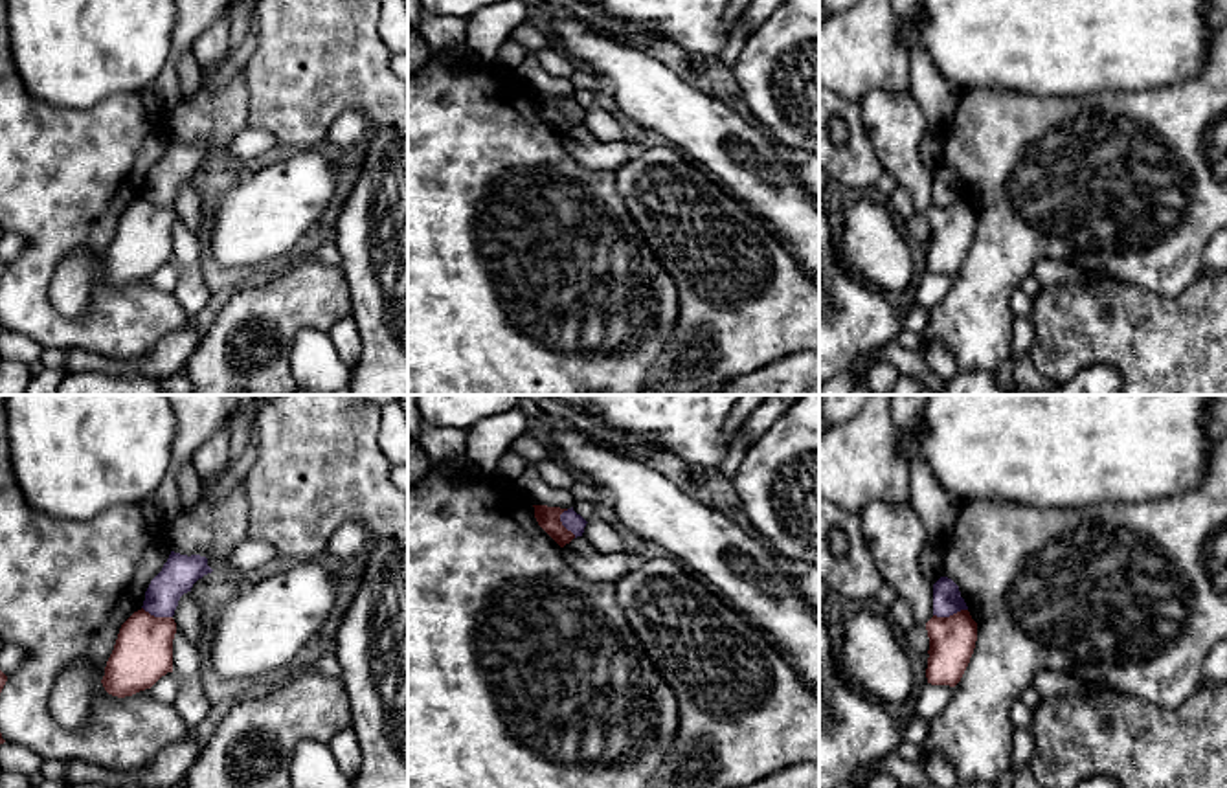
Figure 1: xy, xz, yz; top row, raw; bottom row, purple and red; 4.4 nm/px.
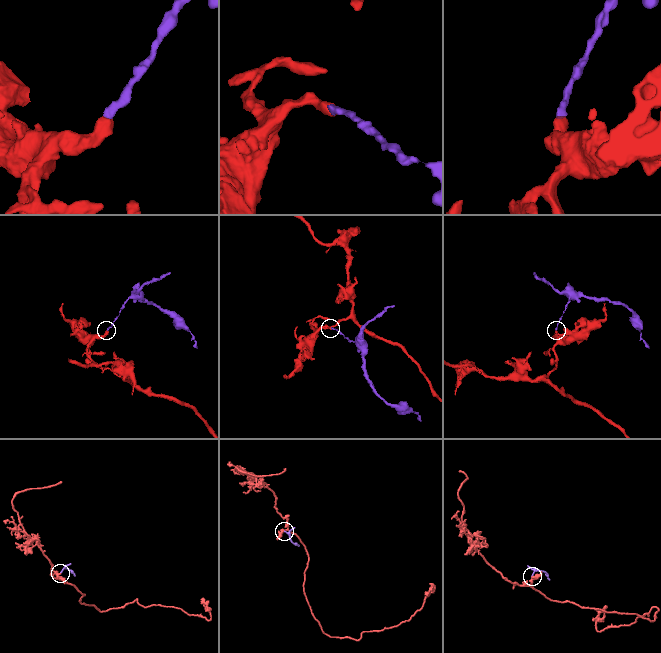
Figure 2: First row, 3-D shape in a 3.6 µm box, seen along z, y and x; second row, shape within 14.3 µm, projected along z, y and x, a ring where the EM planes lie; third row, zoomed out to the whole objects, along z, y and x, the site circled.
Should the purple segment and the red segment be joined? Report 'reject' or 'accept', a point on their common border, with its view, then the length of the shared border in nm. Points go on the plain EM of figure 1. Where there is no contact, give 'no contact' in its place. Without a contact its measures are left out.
reject | yz (950, 202) | 160 nm

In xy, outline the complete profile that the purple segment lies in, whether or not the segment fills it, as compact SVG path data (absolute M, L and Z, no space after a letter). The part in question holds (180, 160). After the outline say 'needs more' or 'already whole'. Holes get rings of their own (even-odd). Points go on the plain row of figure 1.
M171 140L162 160L151 169L141 197L154 206L173 206L180 186L211 160L206 145Z; already whole

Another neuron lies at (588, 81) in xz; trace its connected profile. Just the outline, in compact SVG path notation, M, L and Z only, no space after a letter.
M575 72L568 77L573 90L588 90L591 94L608 92L608 84L593 72Z

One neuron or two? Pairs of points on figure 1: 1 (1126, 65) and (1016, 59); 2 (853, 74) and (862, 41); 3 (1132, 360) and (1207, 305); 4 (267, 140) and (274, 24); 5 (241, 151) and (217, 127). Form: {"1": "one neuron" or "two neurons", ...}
{"1": "one neuron", "2": "one neuron", "3": "one neuron", "4": "two neurons", "5": "two neurons"}

